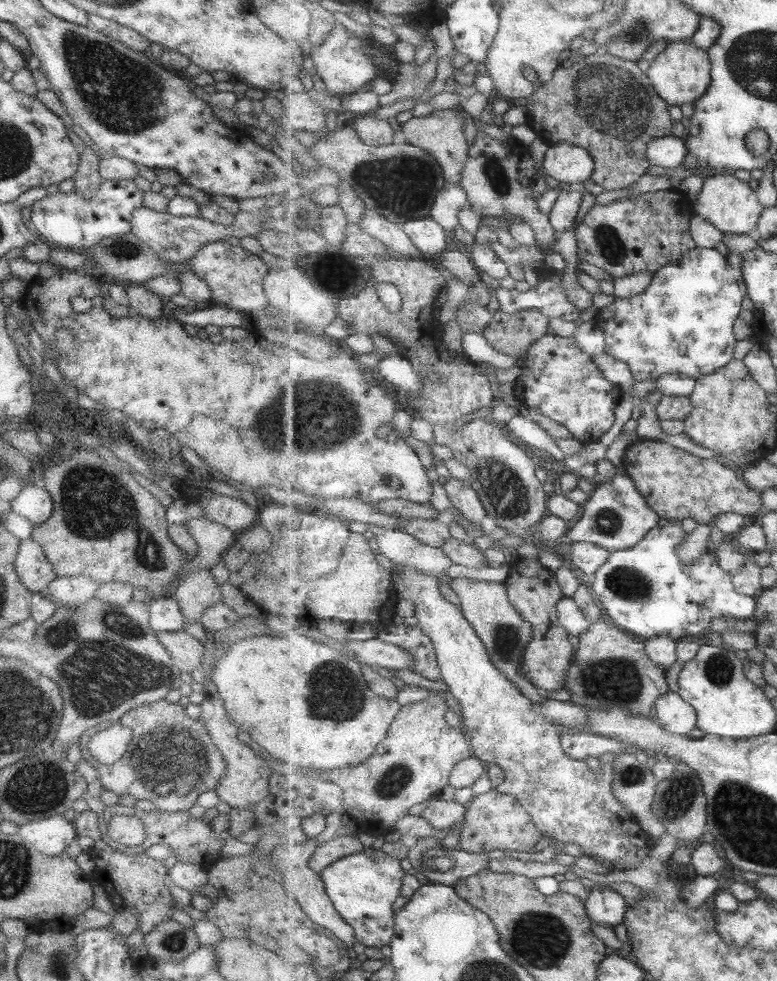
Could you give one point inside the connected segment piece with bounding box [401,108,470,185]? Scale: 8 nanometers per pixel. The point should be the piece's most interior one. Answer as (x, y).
(442, 132)

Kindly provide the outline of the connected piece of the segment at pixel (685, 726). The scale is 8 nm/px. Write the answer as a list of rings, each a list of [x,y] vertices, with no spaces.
[[[669,692],[656,700],[656,721],[669,733],[689,734],[697,728],[698,715],[692,704],[679,695],[679,692]]]

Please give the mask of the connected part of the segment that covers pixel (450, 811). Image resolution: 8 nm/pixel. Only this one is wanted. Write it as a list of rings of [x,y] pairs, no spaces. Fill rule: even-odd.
[[[439,797],[427,802],[427,805],[421,815],[427,818],[437,830],[452,830],[466,819],[468,805],[459,804],[454,800],[445,802]]]

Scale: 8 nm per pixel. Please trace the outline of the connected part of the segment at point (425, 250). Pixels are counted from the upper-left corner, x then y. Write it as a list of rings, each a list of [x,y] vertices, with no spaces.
[[[431,216],[410,220],[402,227],[409,239],[426,258],[439,258],[445,252],[447,234],[450,232],[445,231]]]

